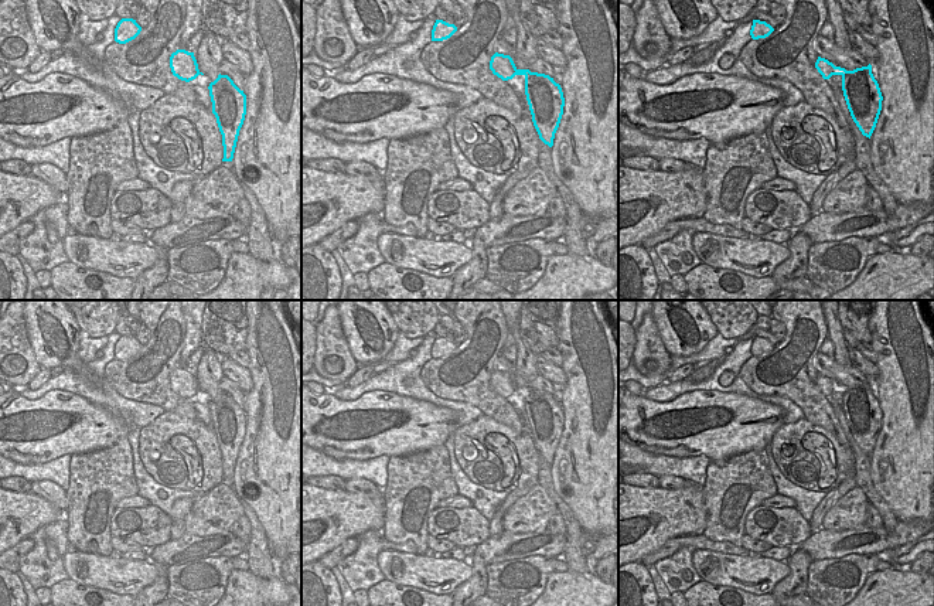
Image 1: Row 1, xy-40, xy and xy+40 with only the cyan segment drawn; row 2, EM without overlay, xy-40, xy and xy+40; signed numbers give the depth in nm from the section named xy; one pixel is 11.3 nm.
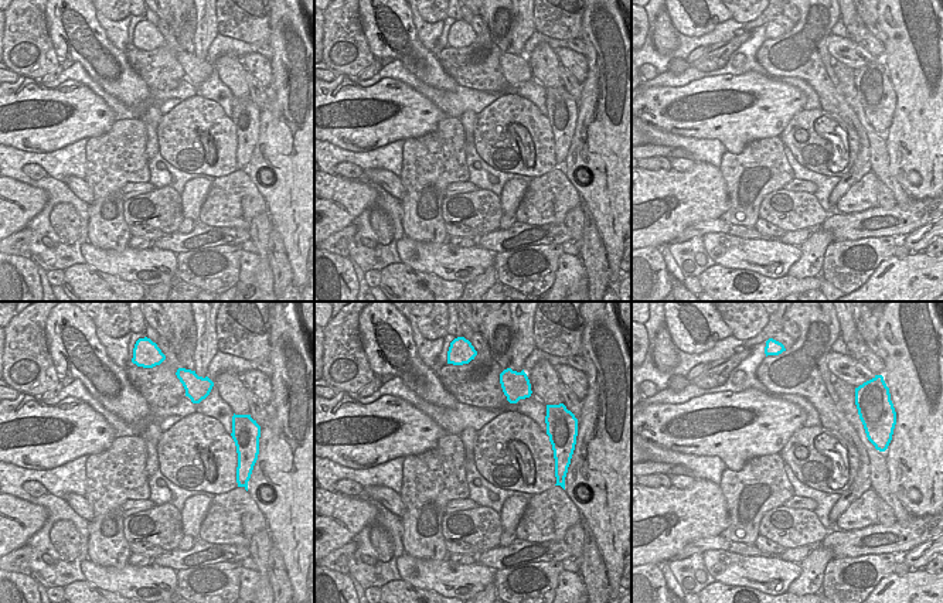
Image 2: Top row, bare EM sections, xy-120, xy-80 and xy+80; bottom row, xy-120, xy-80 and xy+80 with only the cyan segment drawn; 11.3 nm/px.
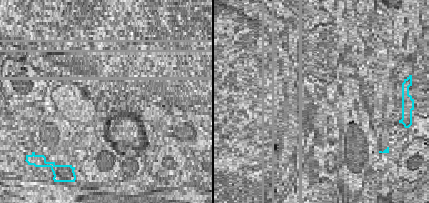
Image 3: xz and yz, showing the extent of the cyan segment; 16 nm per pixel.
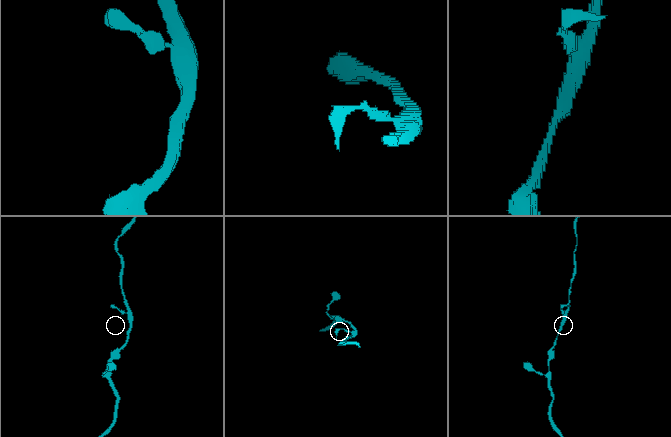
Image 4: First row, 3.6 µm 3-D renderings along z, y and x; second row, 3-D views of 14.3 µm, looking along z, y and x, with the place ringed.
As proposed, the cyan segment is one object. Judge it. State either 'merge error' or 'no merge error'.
merge error

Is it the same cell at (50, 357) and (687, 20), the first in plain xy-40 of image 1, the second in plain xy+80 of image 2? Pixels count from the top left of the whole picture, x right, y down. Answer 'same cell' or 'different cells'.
same cell

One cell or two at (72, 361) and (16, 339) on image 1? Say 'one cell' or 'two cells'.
two cells

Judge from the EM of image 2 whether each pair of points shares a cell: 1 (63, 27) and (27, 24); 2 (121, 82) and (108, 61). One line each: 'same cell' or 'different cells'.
1: different cells
2: same cell

